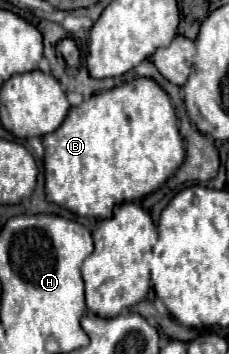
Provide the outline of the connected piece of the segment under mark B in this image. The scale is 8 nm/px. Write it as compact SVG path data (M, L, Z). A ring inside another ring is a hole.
M136 77L136 79L128 81L128 83L122 83L120 87L114 87L114 89L108 89L108 91L102 91L102 93L92 95L90 99L82 101L78 107L72 107L70 113L68 113L68 117L64 119L64 123L62 123L56 131L52 131L52 133L48 133L48 135L42 137L42 145L44 145L44 149L46 149L46 153L44 153L46 199L52 201L52 203L56 203L56 205L60 205L60 207L64 207L64 209L68 209L68 211L72 211L72 213L76 213L76 215L94 217L94 219L108 219L108 217L112 217L112 207L114 207L116 203L122 203L122 201L140 201L140 199L144 199L146 195L150 195L152 191L160 189L160 187L168 181L168 177L172 177L174 171L176 171L176 169L182 165L182 161L184 161L184 139L180 137L180 131L178 131L178 117L176 117L176 113L174 113L174 107L172 107L172 103L170 103L170 97L168 97L168 93L166 93L154 79L150 79L150 77Z

